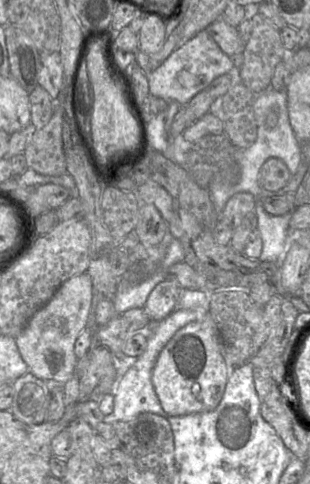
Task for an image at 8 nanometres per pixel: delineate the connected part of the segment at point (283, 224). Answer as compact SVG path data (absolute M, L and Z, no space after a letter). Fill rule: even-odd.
M262 200L255 201L254 214L257 216L257 230L261 235L263 247L259 260L275 262L285 248L288 226L292 212L284 215L271 215L263 207Z

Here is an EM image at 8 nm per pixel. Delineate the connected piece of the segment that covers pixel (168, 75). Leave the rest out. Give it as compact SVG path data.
M202 31L177 47L164 63L146 76L151 95L167 102L187 105L195 95L208 89L216 78L228 73L233 67L231 57L219 48L208 31Z

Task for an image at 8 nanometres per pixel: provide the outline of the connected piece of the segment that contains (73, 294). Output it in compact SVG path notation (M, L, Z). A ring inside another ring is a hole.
M85 272L65 281L51 300L44 305L15 338L19 353L37 378L66 383L76 371L78 358L74 352L79 334L91 320L94 287L90 275Z

